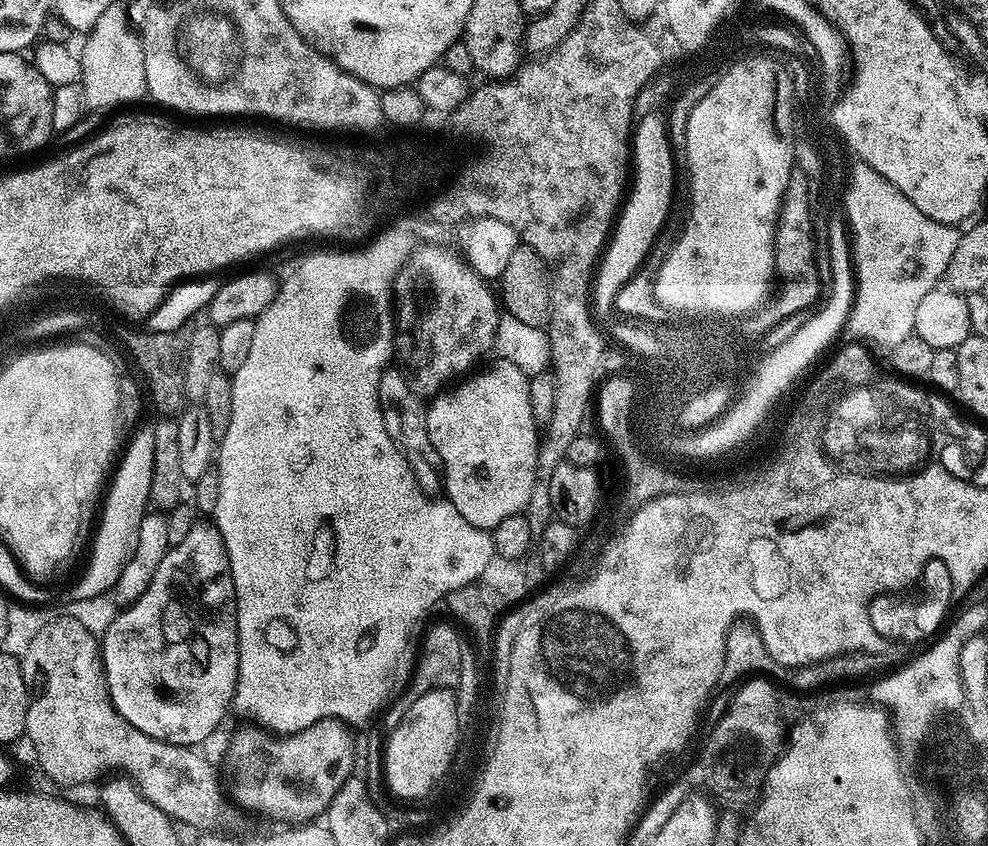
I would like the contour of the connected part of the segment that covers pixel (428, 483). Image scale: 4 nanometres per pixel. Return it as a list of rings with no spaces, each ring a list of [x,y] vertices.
[[[389,366],[378,378],[378,398],[382,410],[382,422],[386,422],[386,434],[394,438],[394,446],[406,458],[414,478],[425,492],[436,494],[442,488],[442,472],[438,467],[440,459],[438,450],[434,450],[434,442],[430,442],[430,434],[426,426],[426,414],[428,406],[425,397],[414,394],[410,390],[410,382],[407,375],[399,367]]]

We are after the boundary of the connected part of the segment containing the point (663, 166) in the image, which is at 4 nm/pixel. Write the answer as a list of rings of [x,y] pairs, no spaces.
[[[653,114],[650,120],[642,120],[642,124],[643,126],[635,129],[632,136],[632,185],[617,215],[616,223],[620,226],[620,230],[612,231],[614,246],[605,247],[604,252],[608,260],[598,282],[598,310],[608,323],[614,312],[604,312],[600,303],[610,302],[616,305],[616,298],[621,288],[637,275],[642,262],[647,261],[674,200],[676,168],[668,144],[669,137],[666,132],[662,134],[654,132],[656,128],[652,126],[656,126],[658,120]]]

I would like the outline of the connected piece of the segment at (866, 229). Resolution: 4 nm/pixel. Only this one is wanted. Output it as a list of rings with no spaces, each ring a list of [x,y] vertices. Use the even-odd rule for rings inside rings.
[[[866,165],[856,168],[848,196],[848,211],[844,215],[850,233],[856,278],[852,311],[848,314],[846,325],[847,335],[864,342],[873,340],[881,344],[884,350],[891,350],[902,342],[902,338],[915,333],[914,314],[918,311],[918,302],[922,302],[922,297],[930,294],[930,290],[937,288],[945,279],[950,258],[954,258],[954,250],[958,250],[961,229],[926,218],[926,214],[922,214],[922,210],[918,210],[906,194],[899,192],[893,184],[886,182],[886,178],[882,178],[882,174]]]

